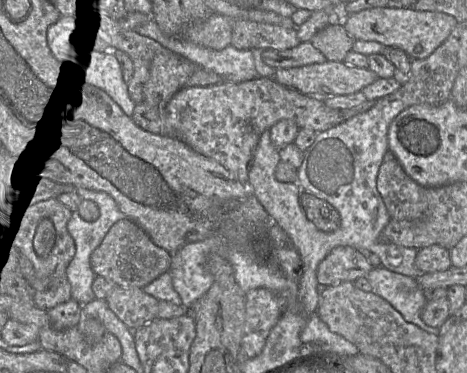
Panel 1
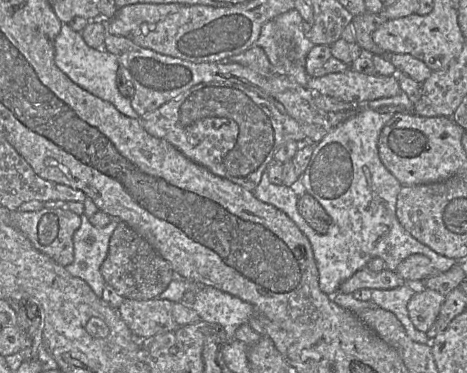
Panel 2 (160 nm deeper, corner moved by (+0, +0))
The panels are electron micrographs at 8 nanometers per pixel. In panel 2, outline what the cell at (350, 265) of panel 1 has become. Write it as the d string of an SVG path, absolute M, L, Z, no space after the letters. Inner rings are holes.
M364 267L355 272L350 278L339 286L339 292L353 294L356 290L367 289L393 289L407 283L395 271L384 268L374 272Z

